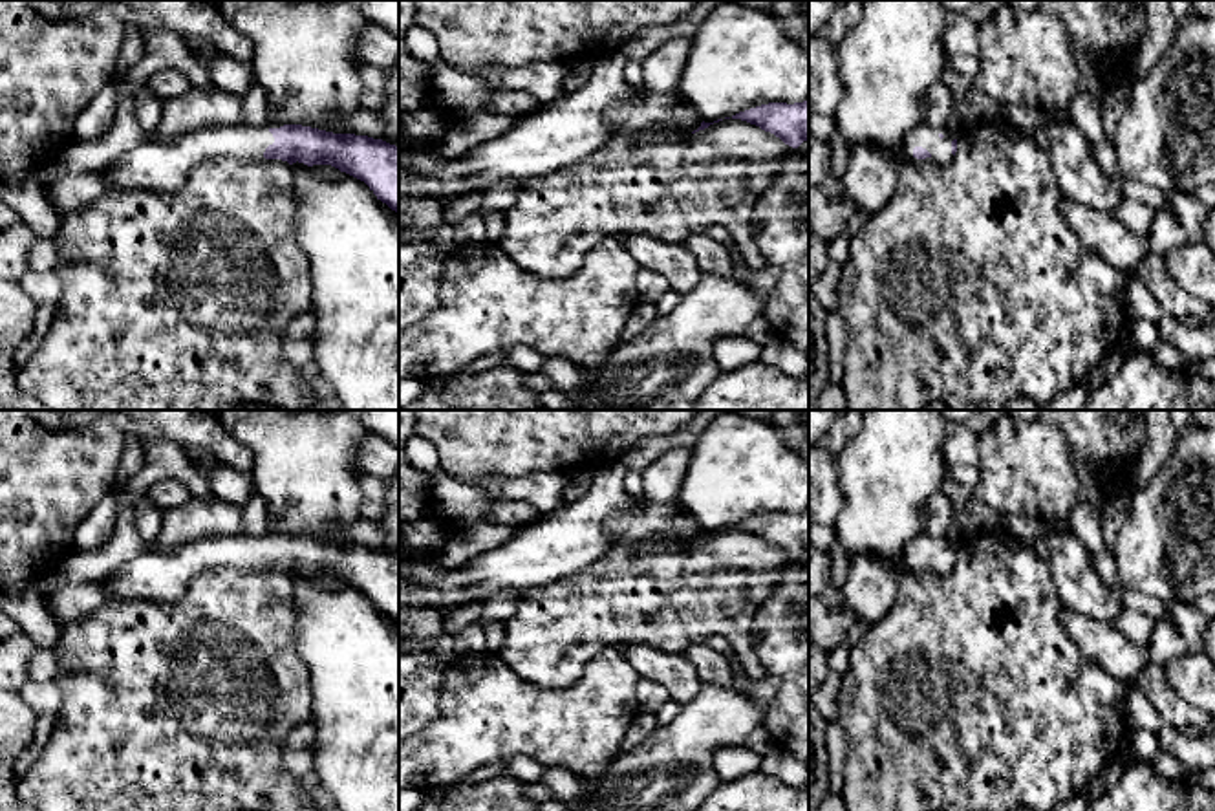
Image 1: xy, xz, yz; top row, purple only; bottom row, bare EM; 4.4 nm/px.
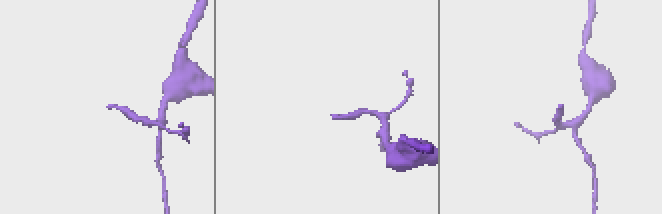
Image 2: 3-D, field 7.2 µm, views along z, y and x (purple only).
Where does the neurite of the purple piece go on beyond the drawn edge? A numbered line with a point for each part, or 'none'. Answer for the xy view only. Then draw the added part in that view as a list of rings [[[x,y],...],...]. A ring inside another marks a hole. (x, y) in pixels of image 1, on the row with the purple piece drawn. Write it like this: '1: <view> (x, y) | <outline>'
1: xy (156, 165) | [[[240,123],[227,128],[190,132],[172,141],[148,135],[113,161],[104,176],[117,189],[174,192],[205,159],[265,161],[263,152],[274,143],[269,130],[280,126],[284,124],[251,126]]]

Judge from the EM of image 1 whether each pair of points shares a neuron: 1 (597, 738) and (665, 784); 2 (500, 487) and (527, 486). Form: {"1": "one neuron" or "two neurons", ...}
{"1": "two neurons", "2": "one neuron"}

